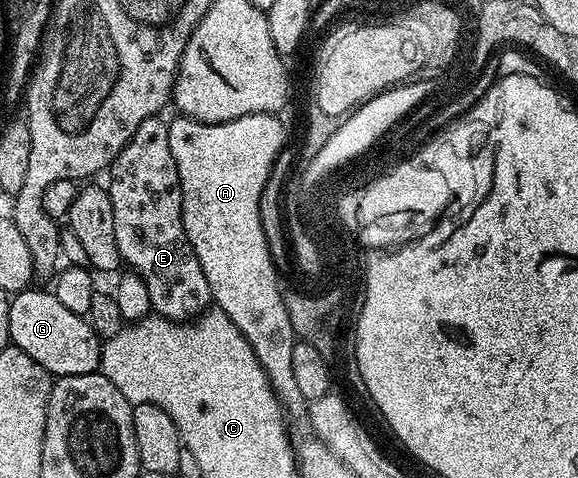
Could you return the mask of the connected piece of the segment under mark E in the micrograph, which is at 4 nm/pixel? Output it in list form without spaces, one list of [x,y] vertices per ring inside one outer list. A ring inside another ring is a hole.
[[[151,116],[137,127],[133,137],[111,163],[111,179],[107,181],[106,188],[113,206],[113,229],[122,262],[141,276],[154,312],[172,322],[182,322],[202,314],[210,306],[212,297],[201,263],[197,261],[192,245],[183,231],[180,177],[173,160],[172,149],[169,148],[168,122],[162,119],[160,116]]]

